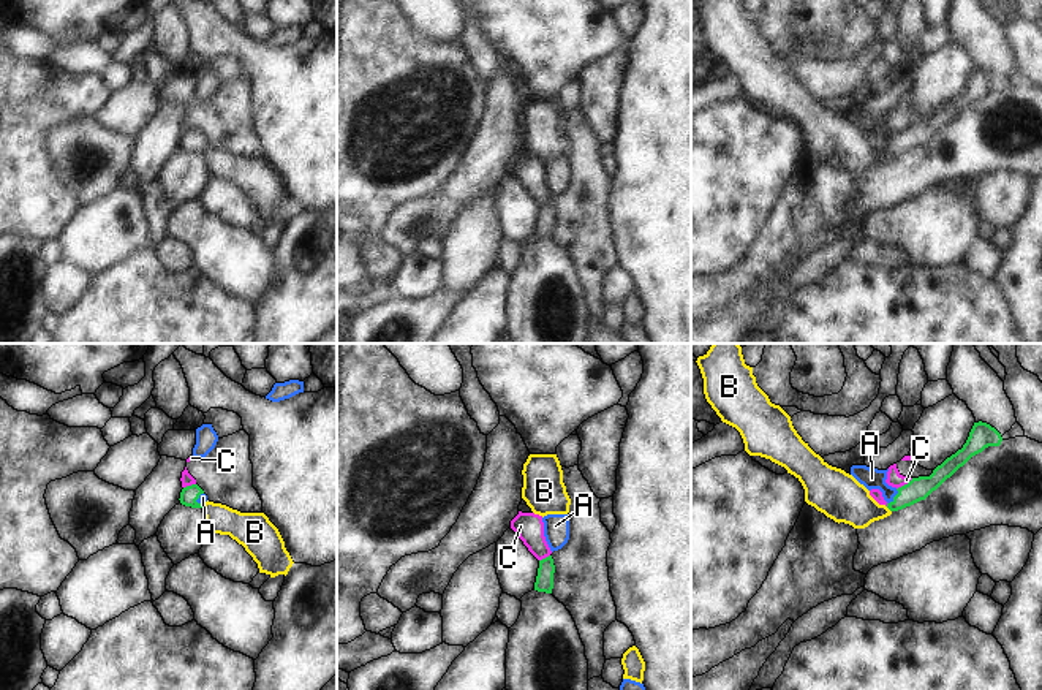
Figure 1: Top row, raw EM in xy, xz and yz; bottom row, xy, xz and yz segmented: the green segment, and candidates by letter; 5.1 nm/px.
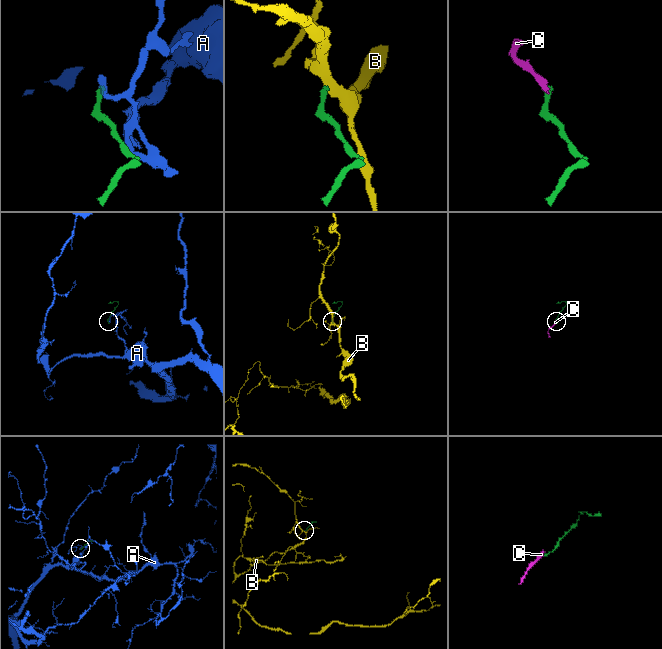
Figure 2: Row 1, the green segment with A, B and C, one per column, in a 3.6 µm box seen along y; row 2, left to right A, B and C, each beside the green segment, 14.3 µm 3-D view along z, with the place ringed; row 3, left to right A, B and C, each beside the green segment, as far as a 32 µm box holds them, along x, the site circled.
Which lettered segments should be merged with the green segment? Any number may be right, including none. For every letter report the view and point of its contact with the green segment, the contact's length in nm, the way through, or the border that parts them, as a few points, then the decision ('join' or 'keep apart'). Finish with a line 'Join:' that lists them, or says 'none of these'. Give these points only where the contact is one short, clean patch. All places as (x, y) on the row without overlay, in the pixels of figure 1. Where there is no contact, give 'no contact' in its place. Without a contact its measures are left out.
A: yz (894, 143) | 90 nm | across yz (917, 135), (906, 141), (894, 143), (872, 124) | join
B: yz (889, 154) | 40 nm | along yz (886, 152), (890, 157) | keep apart
C: yz (905, 130) | 110 nm | along yz (913, 124), (897, 135) | keep apart
Join: A

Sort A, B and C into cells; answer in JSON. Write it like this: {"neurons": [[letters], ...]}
{"neurons": [["A"], ["B"], ["C"]]}

